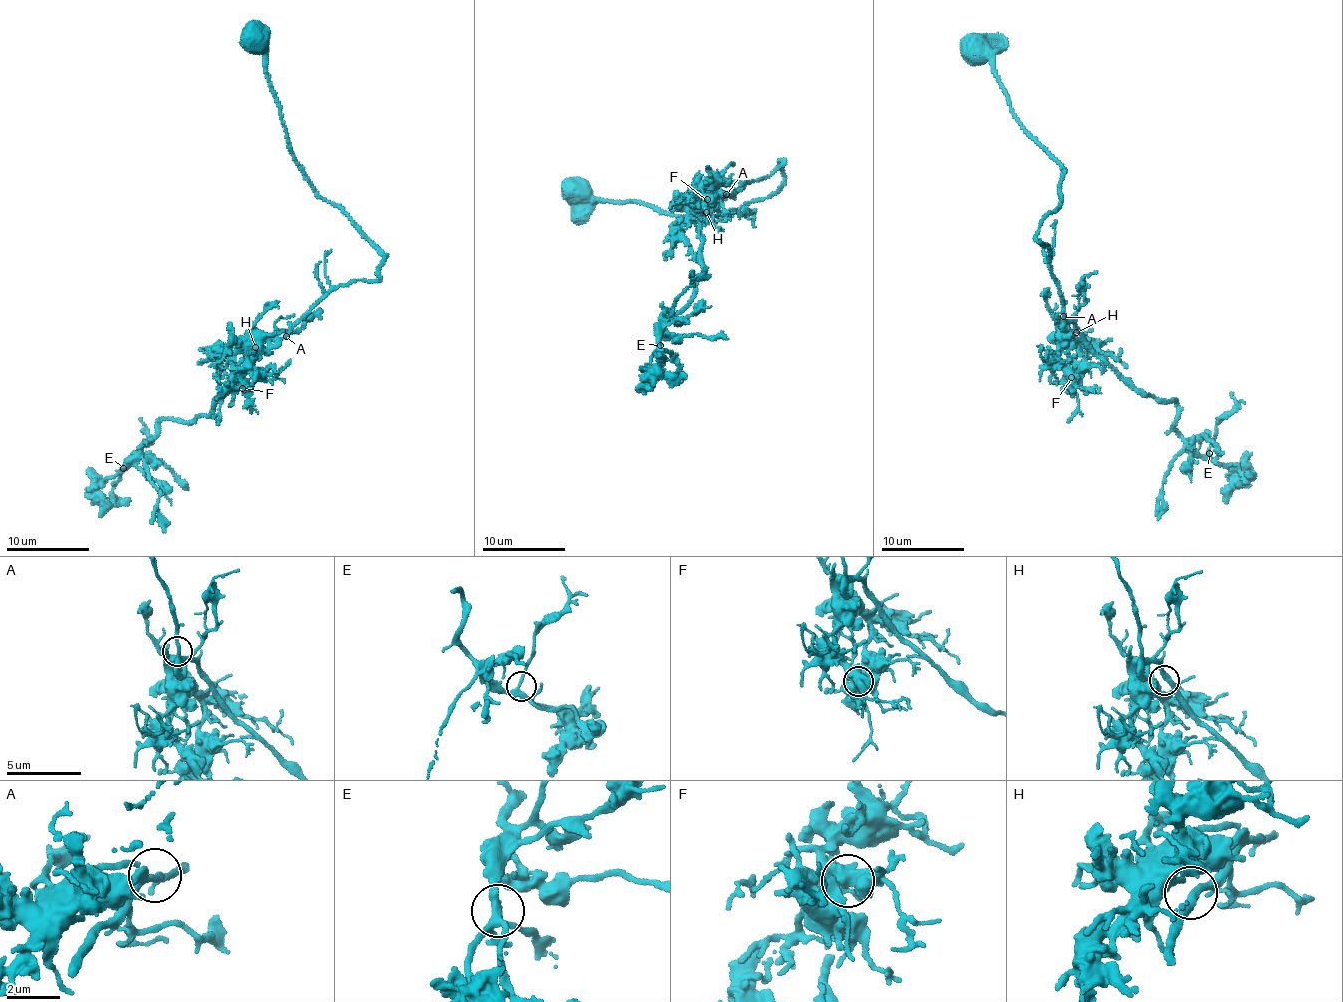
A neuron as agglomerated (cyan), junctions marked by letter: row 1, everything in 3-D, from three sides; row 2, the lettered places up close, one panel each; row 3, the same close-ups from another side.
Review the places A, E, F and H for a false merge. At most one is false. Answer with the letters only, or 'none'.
none

